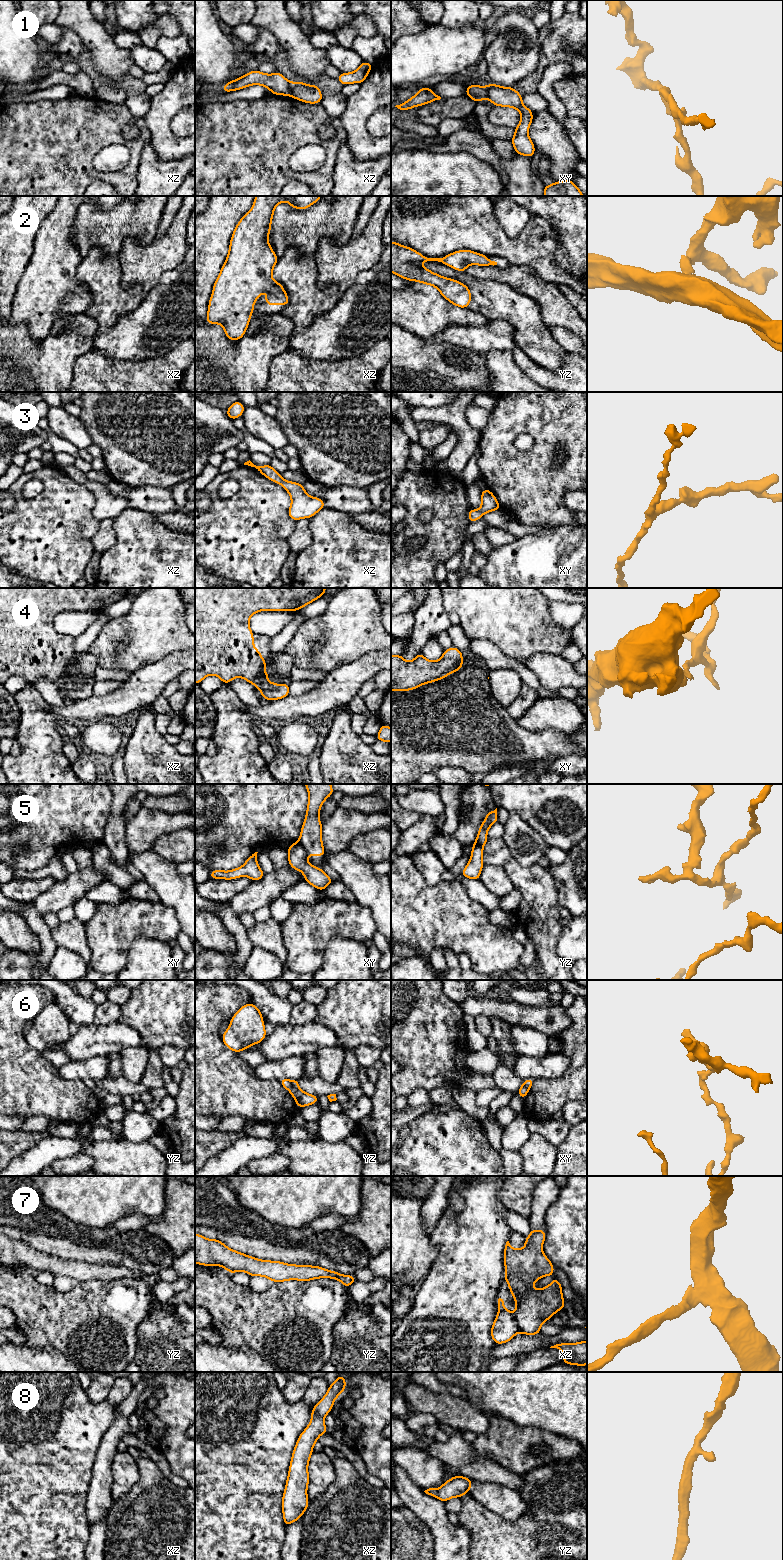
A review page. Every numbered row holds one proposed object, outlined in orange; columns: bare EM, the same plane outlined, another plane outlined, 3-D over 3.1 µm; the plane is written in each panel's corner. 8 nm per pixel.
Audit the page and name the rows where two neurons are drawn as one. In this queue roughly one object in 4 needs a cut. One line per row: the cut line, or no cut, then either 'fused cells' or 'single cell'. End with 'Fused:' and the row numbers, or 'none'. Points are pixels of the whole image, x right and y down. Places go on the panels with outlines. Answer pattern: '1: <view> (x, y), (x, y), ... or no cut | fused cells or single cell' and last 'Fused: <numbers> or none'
1: xz (292, 83), (289, 94) | fused cells
2: no cut | single cell
3: no cut | single cell
4: xz (264, 665), (257, 685) | fused cells
5: xy (298, 841), (308, 855) | fused cells
6: xy (522, 1084), (528, 1089) | fused cells
7: xz (512, 1314), (519, 1331) | fused cells
8: no cut | single cell
Fused: 1, 4, 5, 6, 7

